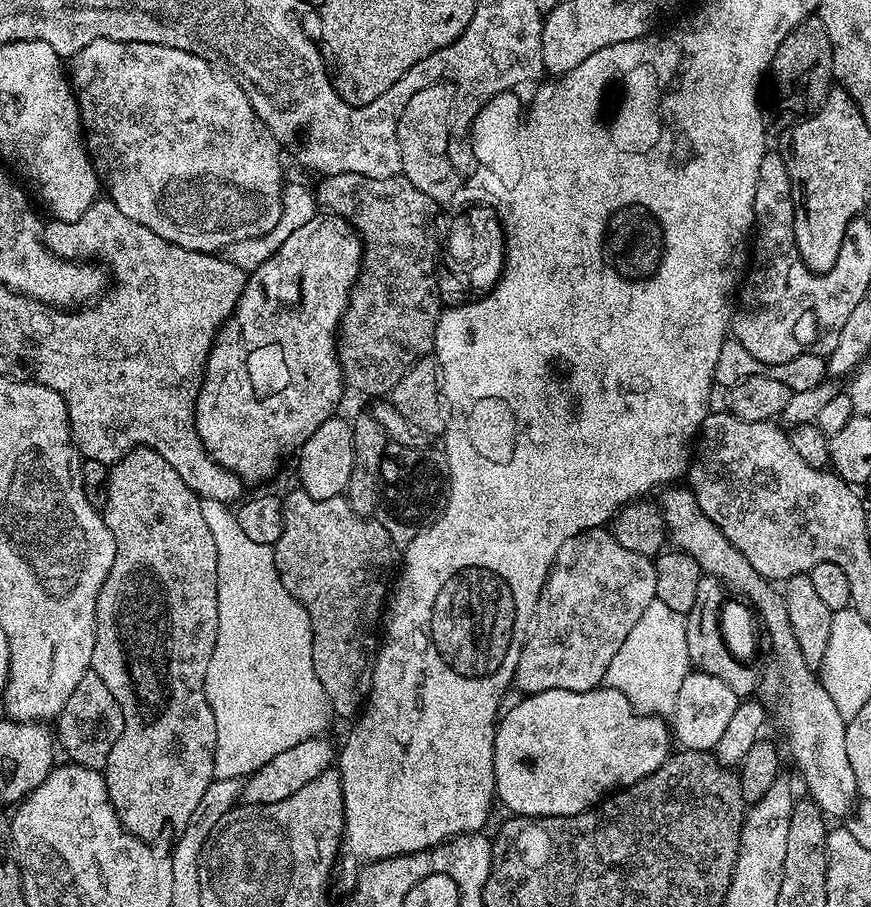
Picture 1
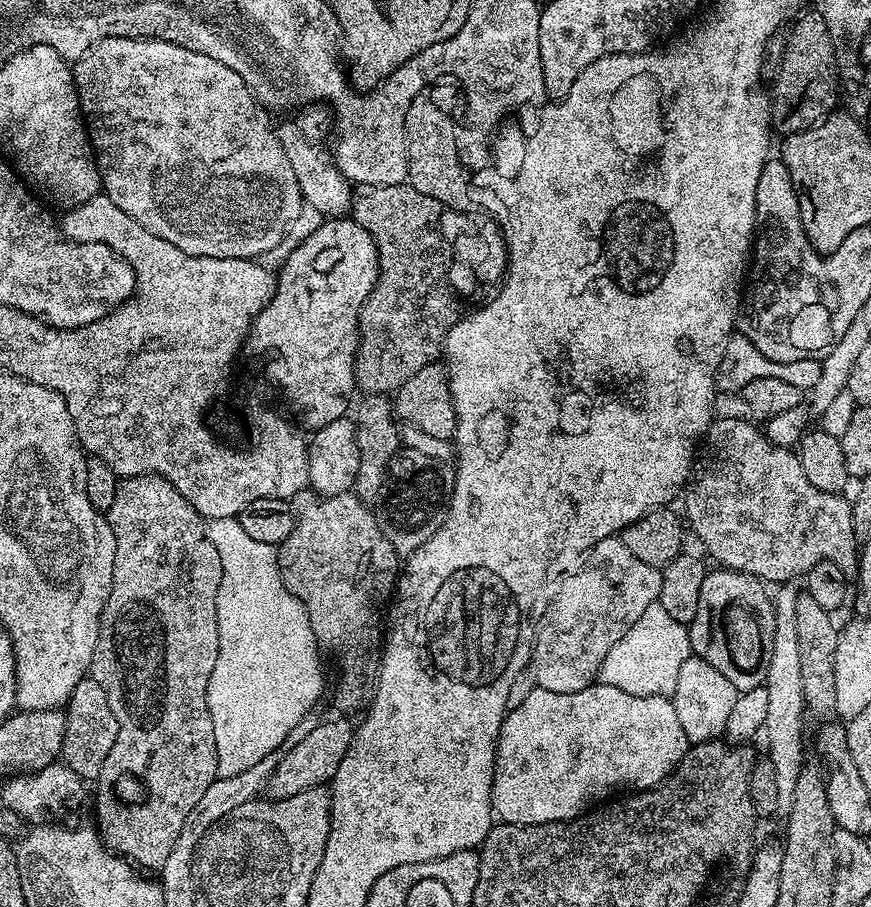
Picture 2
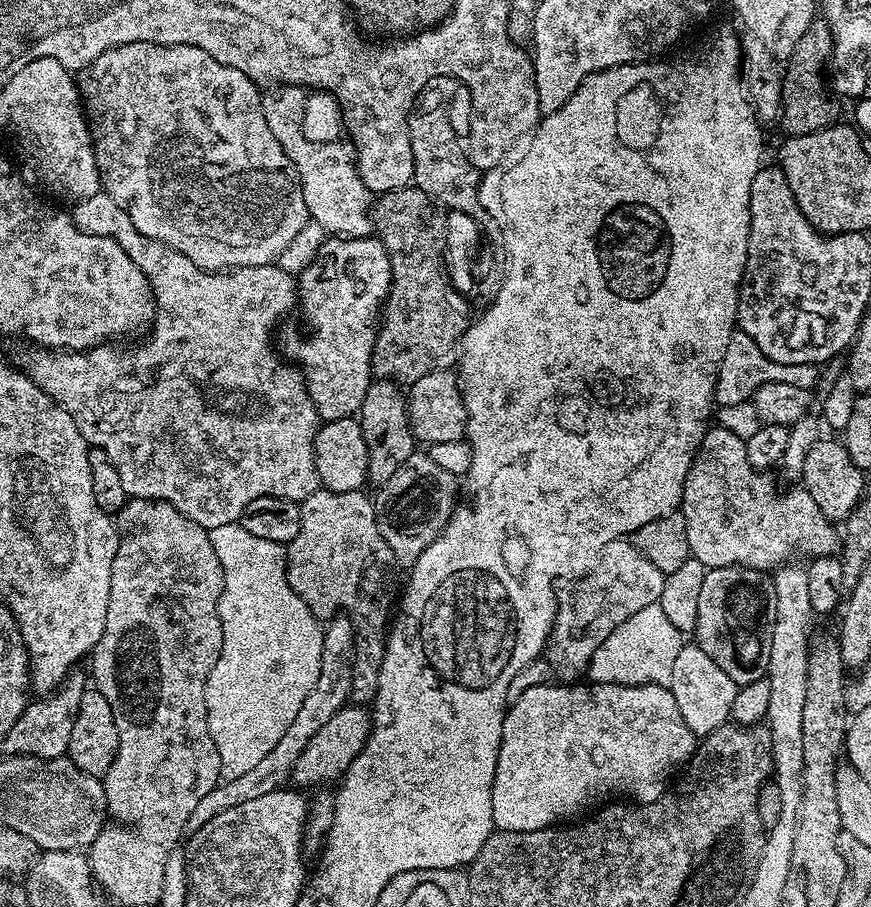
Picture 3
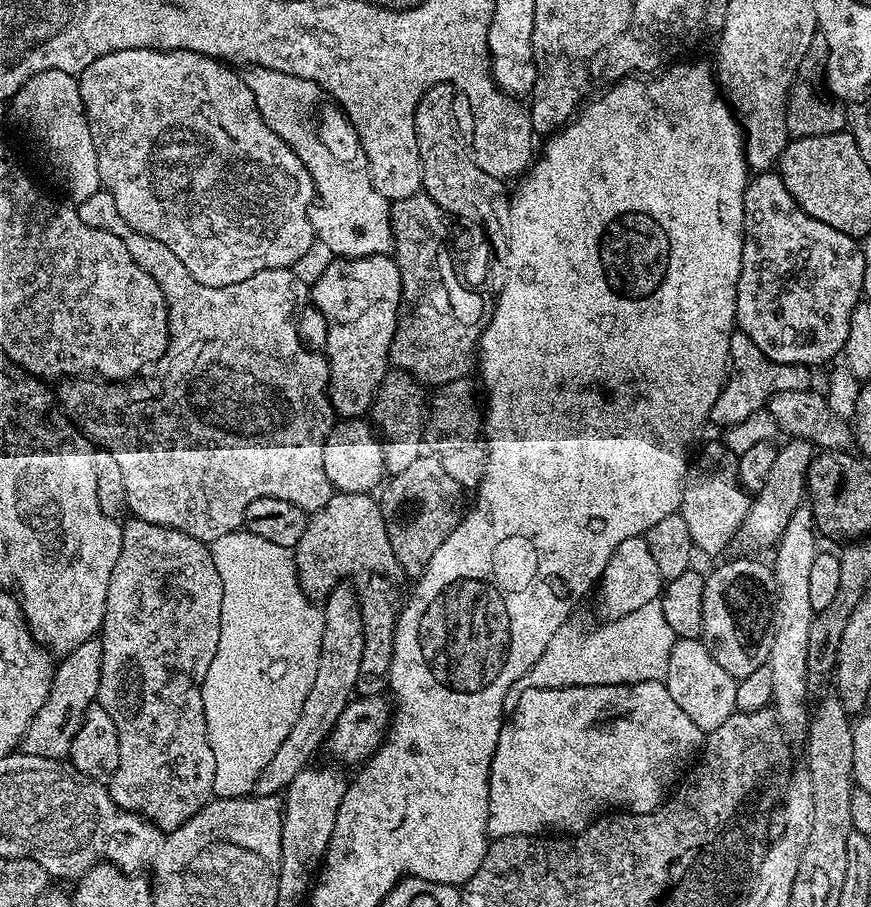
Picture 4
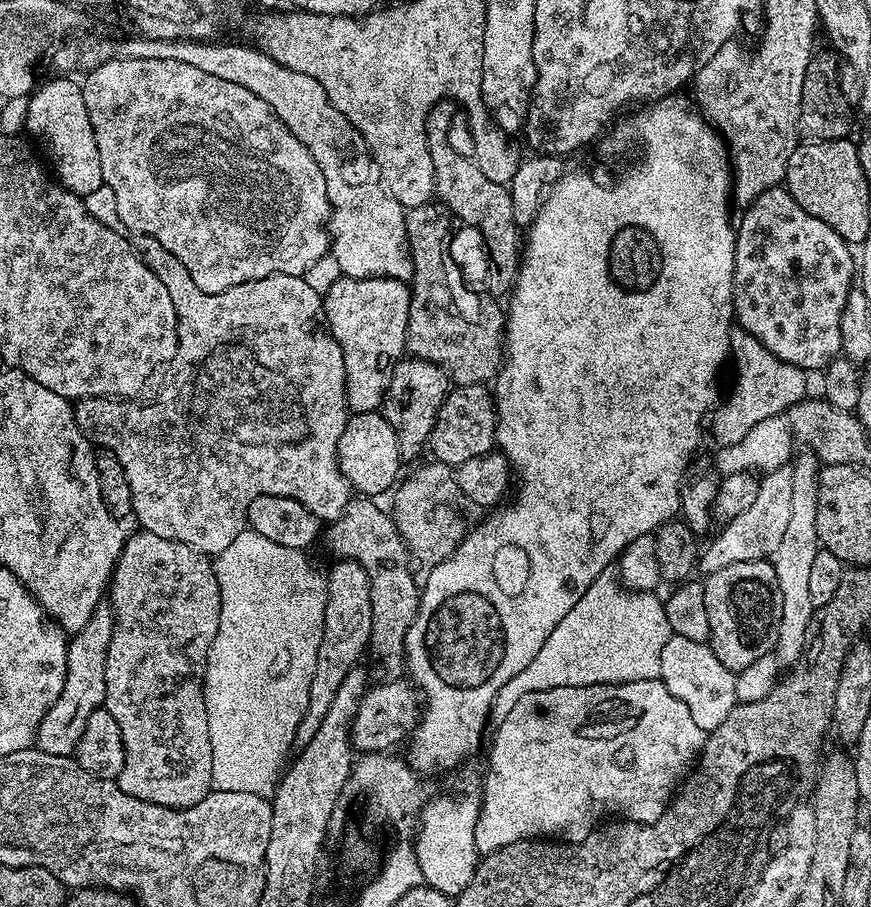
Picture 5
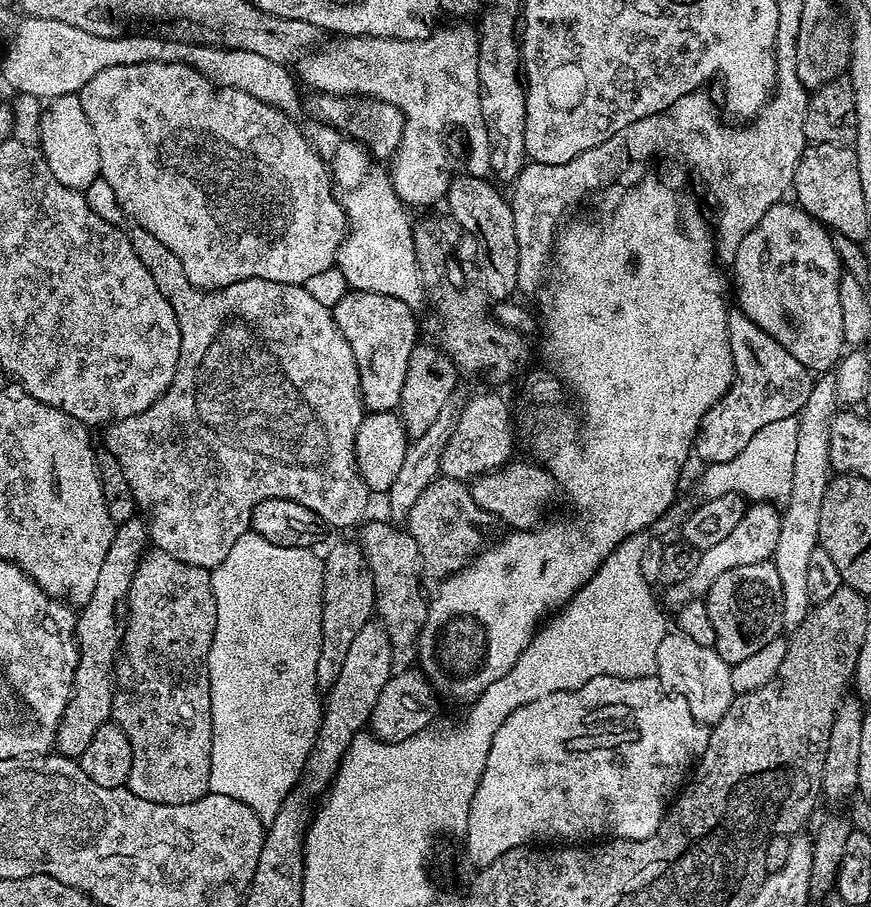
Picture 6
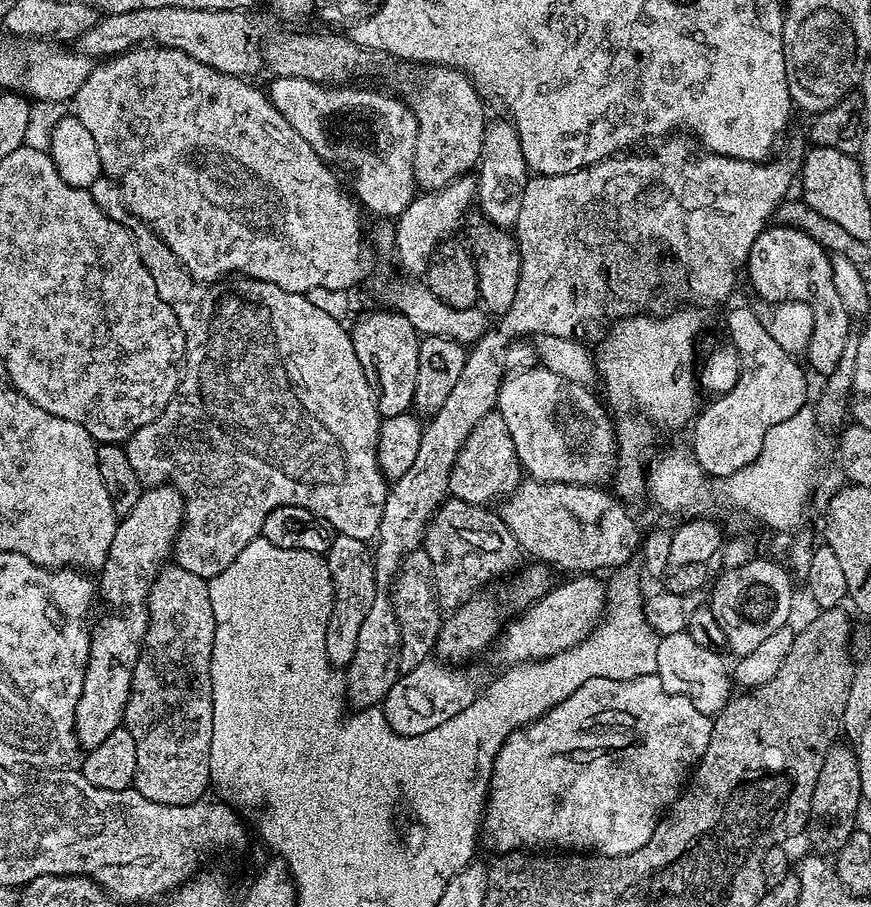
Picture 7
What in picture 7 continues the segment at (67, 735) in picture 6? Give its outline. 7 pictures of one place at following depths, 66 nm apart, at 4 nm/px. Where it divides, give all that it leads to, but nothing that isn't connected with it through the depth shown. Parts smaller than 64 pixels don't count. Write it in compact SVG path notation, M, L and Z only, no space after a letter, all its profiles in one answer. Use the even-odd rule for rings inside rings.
M157 484L143 489L130 514L119 517L114 530L114 542L106 554L106 562L98 569L98 596L109 604L108 616L100 620L100 625L90 632L90 650L86 662L86 674L82 682L82 698L76 707L76 742L81 749L98 746L109 734L124 723L126 702L132 689L132 668L140 657L140 647L144 644L144 634L148 629L148 591L161 568L169 563L174 552L176 535L184 524L185 498L170 484Z

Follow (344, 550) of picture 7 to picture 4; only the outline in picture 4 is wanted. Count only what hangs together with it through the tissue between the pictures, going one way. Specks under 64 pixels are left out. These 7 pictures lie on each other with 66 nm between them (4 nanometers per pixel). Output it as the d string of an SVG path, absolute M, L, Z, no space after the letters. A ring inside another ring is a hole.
M342 583L323 601L324 629L322 630L322 650L318 658L318 670L314 674L314 686L310 686L310 694L306 694L306 702L302 702L302 714L294 726L290 726L290 734L286 734L286 742L278 746L278 754L270 758L270 762L262 770L256 780L255 795L274 796L283 793L298 778L303 768L313 763L312 755L321 751L332 728L338 722L342 710L354 698L358 674L362 666L362 646L364 645L364 623L362 610L356 592L347 583Z

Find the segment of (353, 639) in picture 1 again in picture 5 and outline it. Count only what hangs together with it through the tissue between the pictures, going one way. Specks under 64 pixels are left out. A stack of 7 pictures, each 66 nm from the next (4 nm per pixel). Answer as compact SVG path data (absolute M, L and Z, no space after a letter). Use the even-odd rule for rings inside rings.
M353 498L346 510L326 528L328 548L333 557L356 560L370 578L370 614L372 615L372 639L370 652L376 655L376 664L384 671L384 680L398 680L405 675L404 647L406 630L414 622L420 605L421 585L412 577L408 548L396 529L396 523L387 511L379 508L372 498Z

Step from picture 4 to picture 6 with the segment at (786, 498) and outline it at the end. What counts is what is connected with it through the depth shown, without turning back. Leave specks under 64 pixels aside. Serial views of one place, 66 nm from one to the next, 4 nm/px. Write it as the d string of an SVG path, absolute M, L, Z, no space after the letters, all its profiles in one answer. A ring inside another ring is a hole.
M756 502L748 506L738 526L722 542L699 553L696 569L694 574L690 574L690 578L665 587L666 592L664 596L662 594L663 605L680 608L688 601L703 599L710 586L718 582L718 578L721 574L726 574L726 570L734 570L734 566L750 566L754 562L772 560L778 544L781 513L781 509L772 502Z

